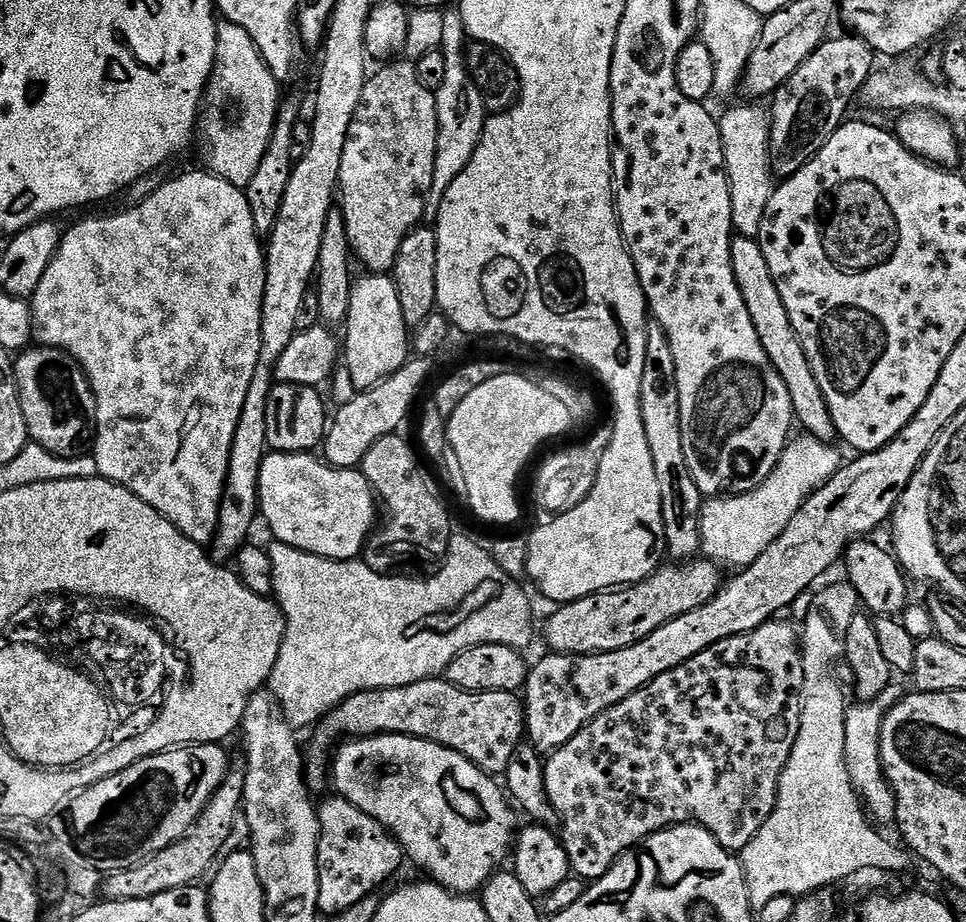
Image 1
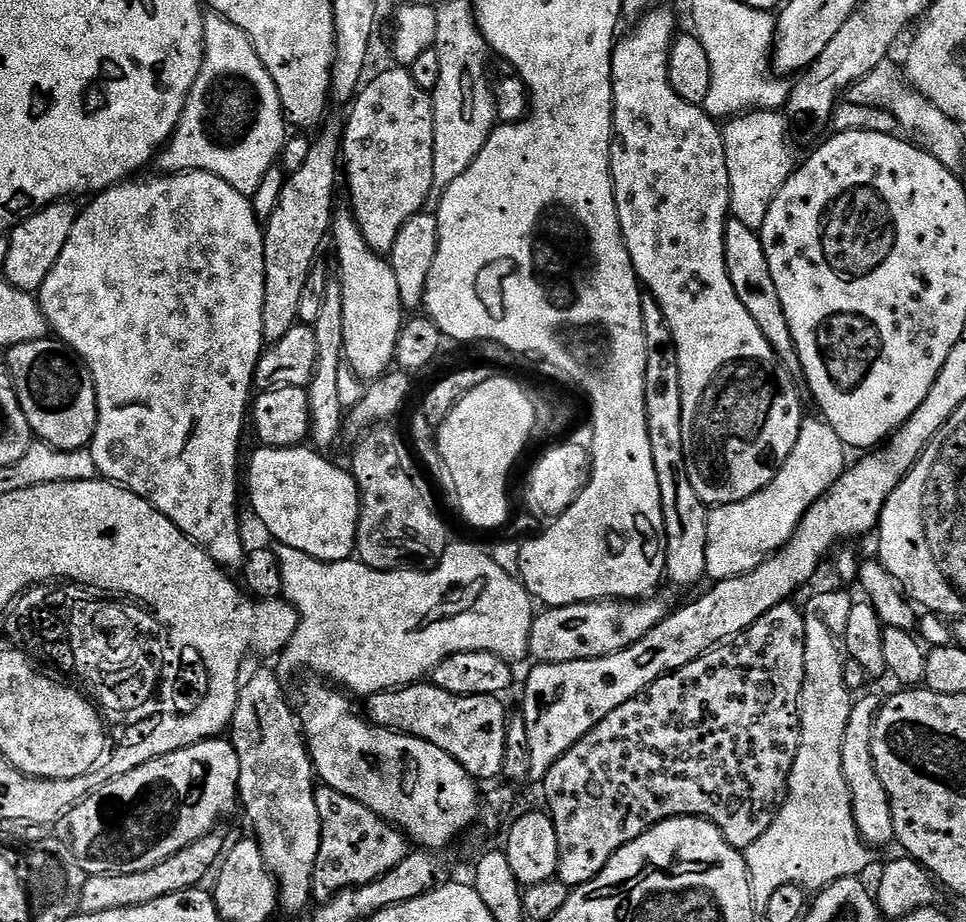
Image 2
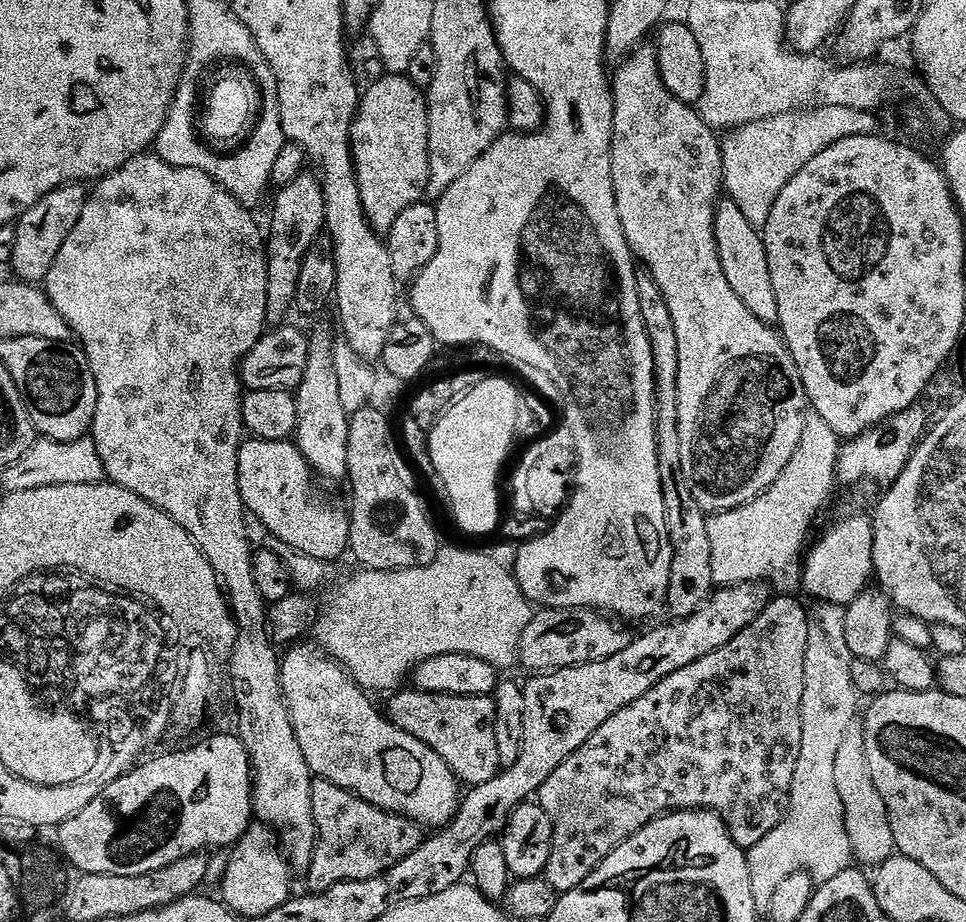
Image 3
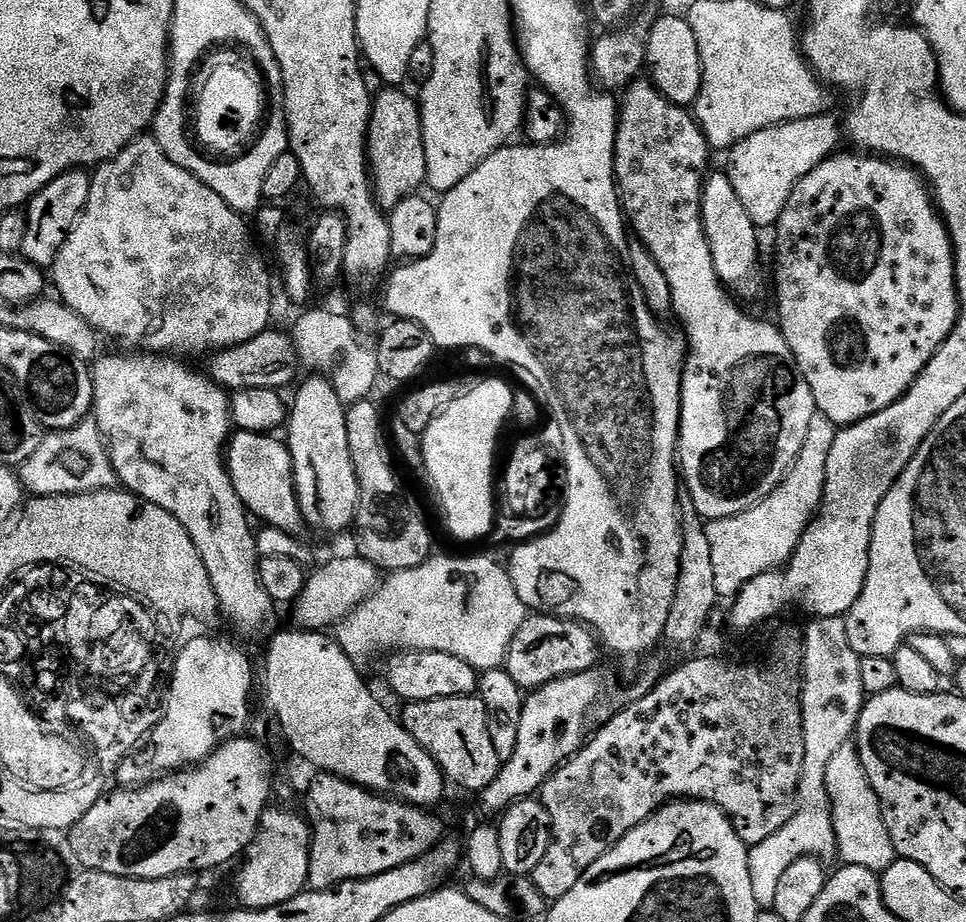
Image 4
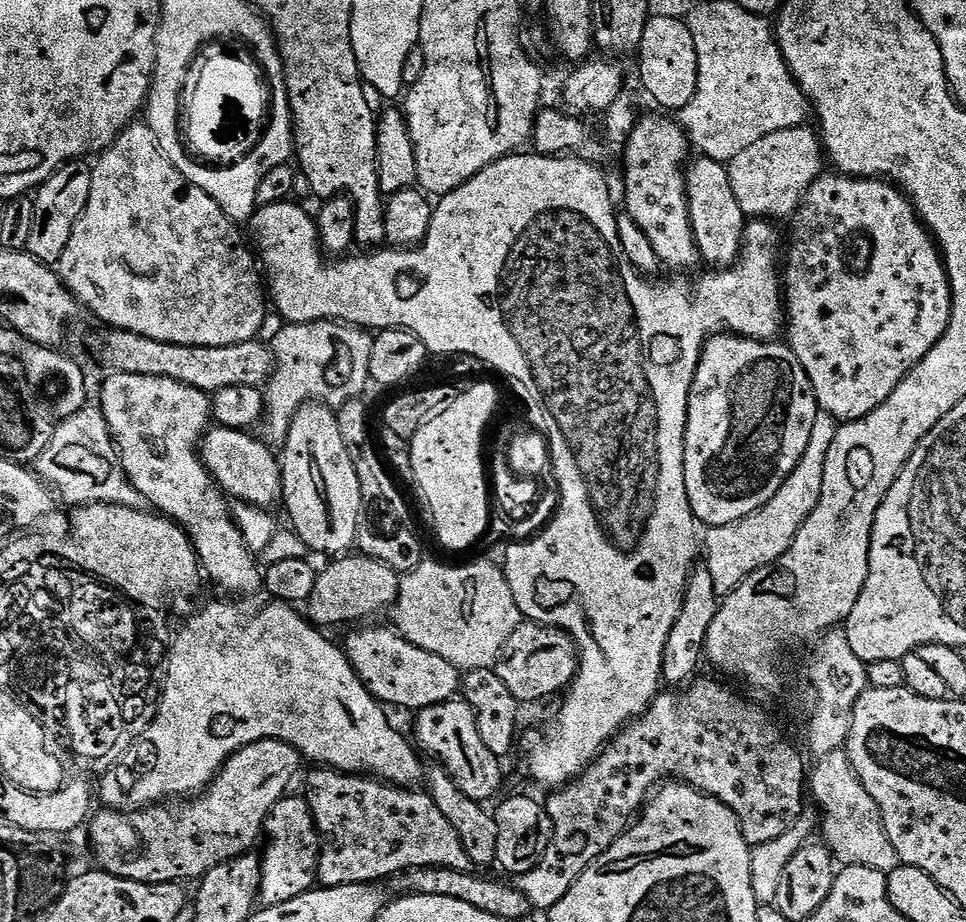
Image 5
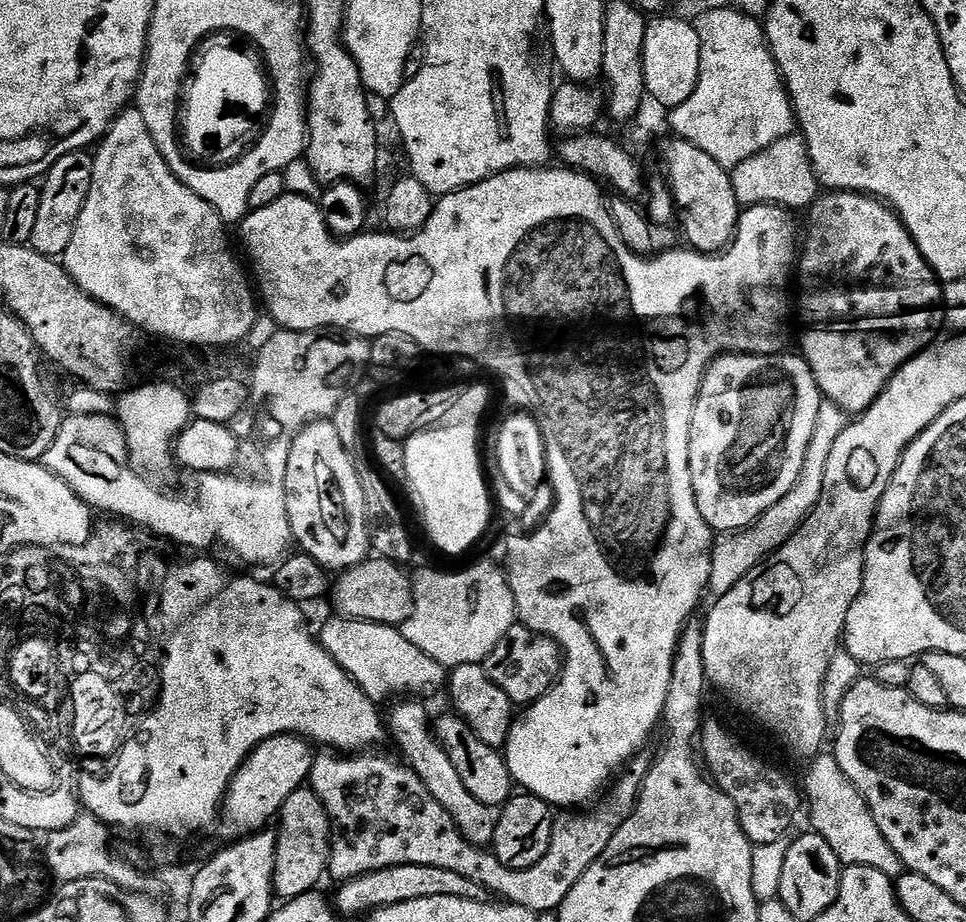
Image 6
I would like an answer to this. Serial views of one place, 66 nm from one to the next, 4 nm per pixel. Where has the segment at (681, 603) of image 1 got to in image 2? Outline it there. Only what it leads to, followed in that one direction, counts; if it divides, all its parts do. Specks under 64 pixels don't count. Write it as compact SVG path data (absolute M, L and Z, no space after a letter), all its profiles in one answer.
M660 594L642 600L591 600L585 604L571 604L561 608L543 609L544 613L537 615L532 621L530 630L531 659L541 664L554 662L578 662L586 658L602 658L614 654L618 650L626 650L634 642L638 642L650 630L654 630L668 617L670 605L660 597Z

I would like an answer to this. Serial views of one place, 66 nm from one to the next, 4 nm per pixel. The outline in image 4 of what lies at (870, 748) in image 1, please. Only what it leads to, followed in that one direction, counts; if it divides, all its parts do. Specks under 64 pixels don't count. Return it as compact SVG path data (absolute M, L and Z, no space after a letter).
M855 743L842 746L830 754L830 766L826 766L826 794L832 807L832 821L836 835L836 851L839 859L850 866L862 866L874 873L882 873L898 858L890 830L886 830L886 818L882 818L882 806L878 794L866 778L862 758Z

